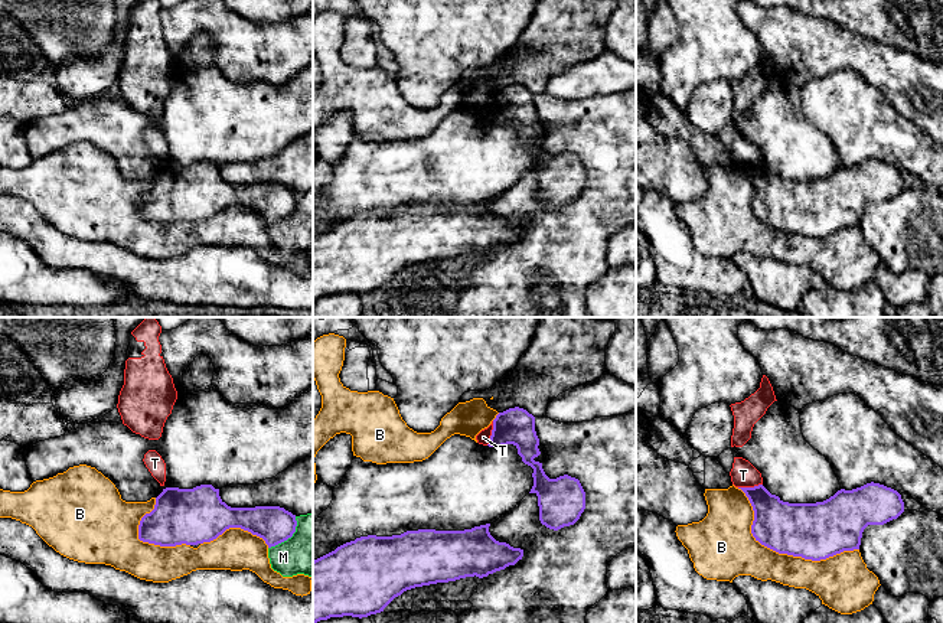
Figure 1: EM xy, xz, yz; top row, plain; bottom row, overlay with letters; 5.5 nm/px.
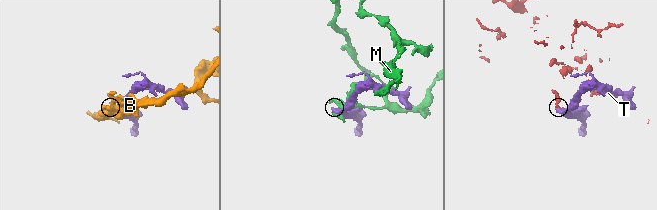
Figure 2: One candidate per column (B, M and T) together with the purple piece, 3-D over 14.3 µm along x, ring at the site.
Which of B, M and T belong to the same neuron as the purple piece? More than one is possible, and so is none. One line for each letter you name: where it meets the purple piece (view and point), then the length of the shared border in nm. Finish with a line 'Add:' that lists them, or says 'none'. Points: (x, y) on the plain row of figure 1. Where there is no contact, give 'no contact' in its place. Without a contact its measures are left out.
Add: none

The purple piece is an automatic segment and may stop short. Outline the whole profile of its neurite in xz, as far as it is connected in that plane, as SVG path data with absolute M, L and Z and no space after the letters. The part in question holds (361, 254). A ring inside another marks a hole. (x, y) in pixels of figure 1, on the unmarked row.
M490 200L464 208L435 208L418 206L407 208L401 212L376 213L368 212L356 215L337 224L335 228L313 238L313 303L330 294L368 294L384 288L384 286L404 268L456 258L466 254L487 254L496 248L515 242L523 234L523 226L513 225L506 219L496 218L489 209Z

